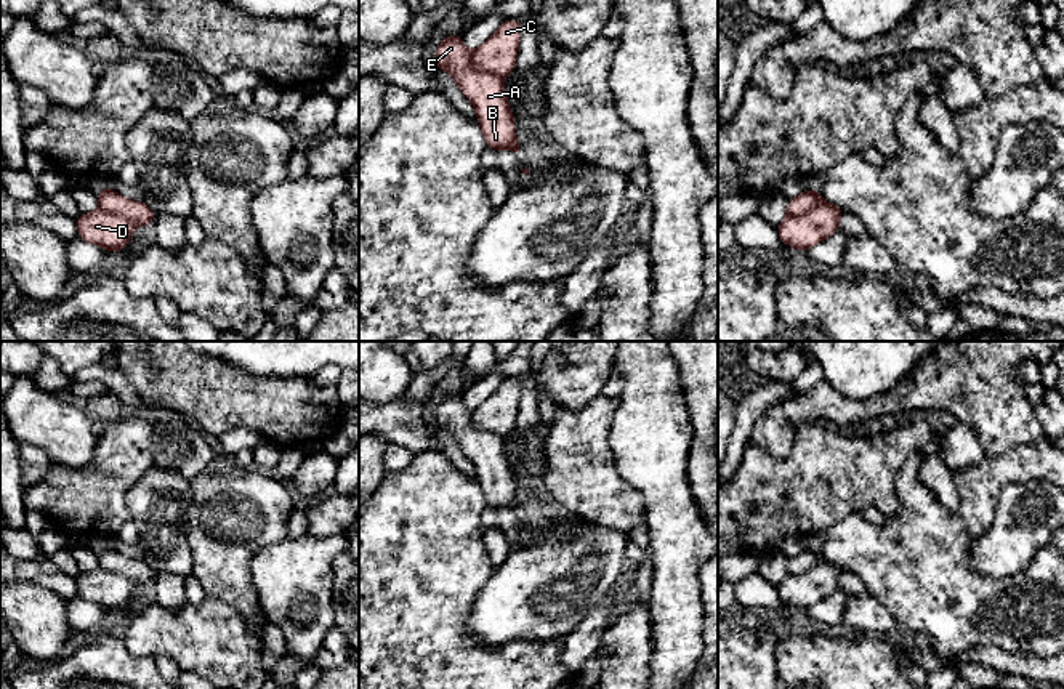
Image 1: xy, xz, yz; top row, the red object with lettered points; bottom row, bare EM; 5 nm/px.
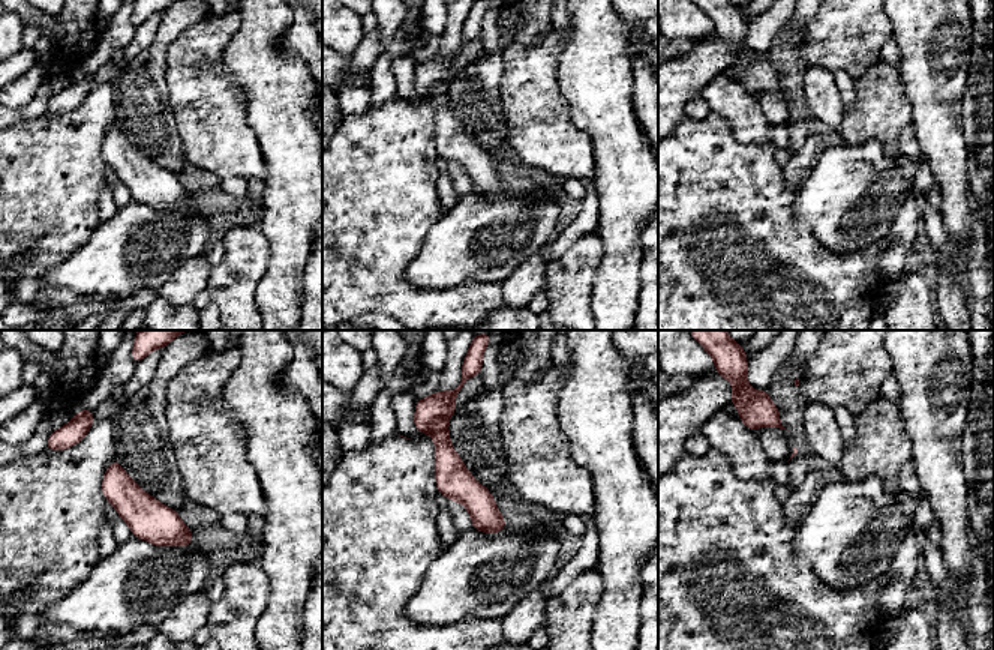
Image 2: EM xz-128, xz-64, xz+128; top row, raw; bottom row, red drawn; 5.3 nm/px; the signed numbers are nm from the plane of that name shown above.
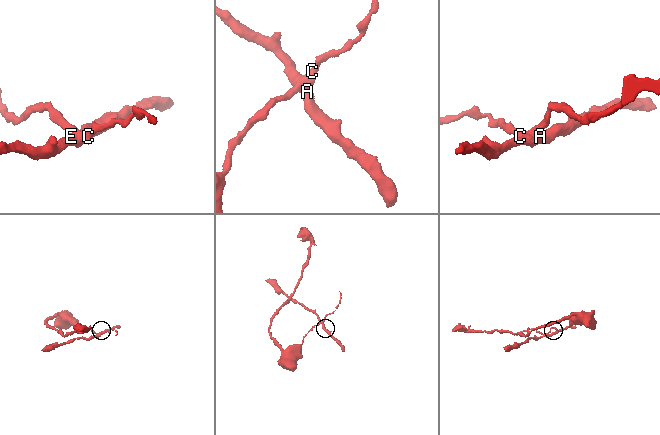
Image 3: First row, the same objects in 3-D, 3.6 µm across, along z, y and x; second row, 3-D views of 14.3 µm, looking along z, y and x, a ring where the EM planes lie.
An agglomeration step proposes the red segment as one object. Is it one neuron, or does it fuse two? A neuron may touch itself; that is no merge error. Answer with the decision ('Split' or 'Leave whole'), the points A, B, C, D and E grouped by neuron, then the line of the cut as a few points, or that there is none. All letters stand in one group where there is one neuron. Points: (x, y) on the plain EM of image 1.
Split. Groups: A B D E / C. Split along xz (471, 410), (471, 420), (476, 425), (502, 436)

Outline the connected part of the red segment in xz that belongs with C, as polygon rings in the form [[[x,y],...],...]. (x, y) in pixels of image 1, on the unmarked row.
[[[518,378],[505,380],[487,401],[473,410],[473,423],[498,436],[510,434],[516,425],[521,389]]]

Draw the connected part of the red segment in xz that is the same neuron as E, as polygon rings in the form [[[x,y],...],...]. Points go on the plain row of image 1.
[[[447,394],[434,415],[437,428],[447,429],[474,465],[487,506],[497,511],[511,508],[519,514],[524,506],[516,500],[514,474],[505,455],[503,436],[476,426],[473,410],[463,404],[460,394]]]

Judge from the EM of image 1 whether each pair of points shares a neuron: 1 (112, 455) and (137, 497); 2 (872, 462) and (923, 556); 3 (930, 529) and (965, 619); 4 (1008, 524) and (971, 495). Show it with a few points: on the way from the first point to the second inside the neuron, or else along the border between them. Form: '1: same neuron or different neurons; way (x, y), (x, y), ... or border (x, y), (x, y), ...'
1: different neurons; border (154, 465), (125, 494), (128, 518)
2: different neurons; border (898, 475), (896, 495), (901, 508), (886, 516)
3: same neuron; way (930, 552), (930, 572), (954, 596)
4: different neurons; border (1016, 483), (1000, 491), (992, 523), (975, 539)

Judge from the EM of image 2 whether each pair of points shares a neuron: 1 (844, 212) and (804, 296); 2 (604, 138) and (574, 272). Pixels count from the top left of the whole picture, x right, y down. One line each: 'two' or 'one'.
1: two
2: two

